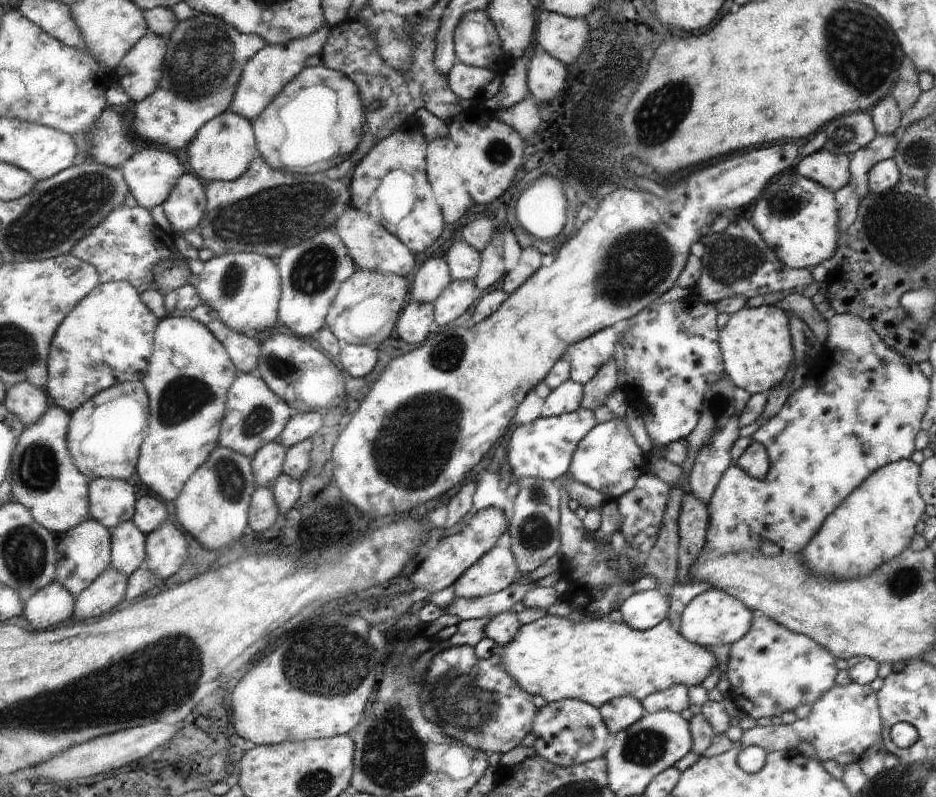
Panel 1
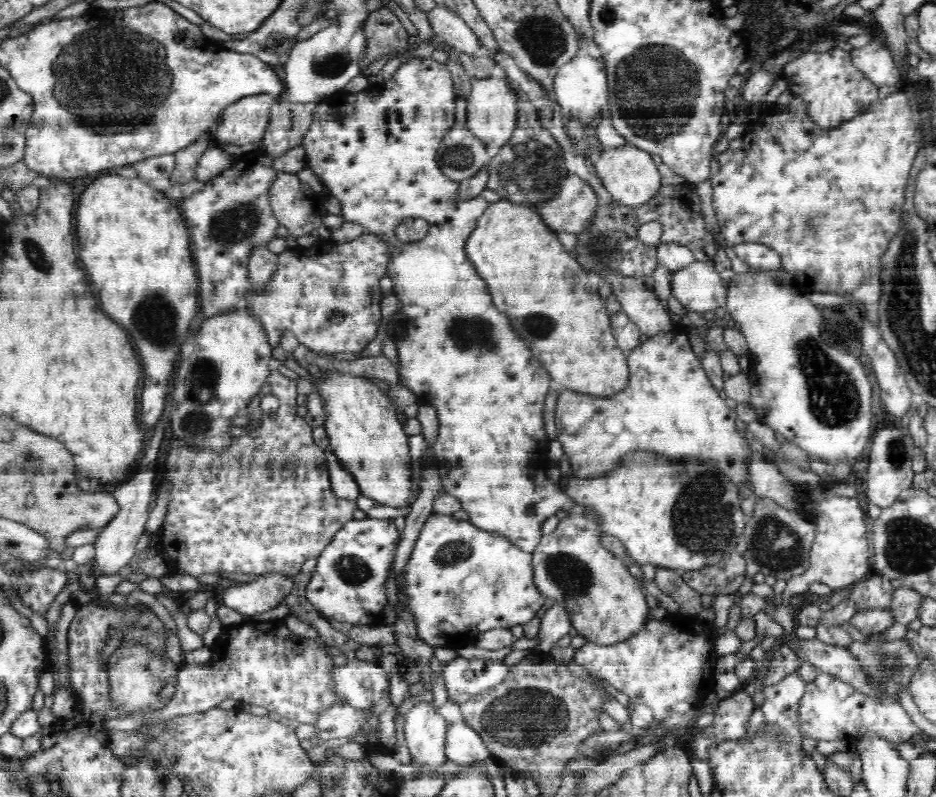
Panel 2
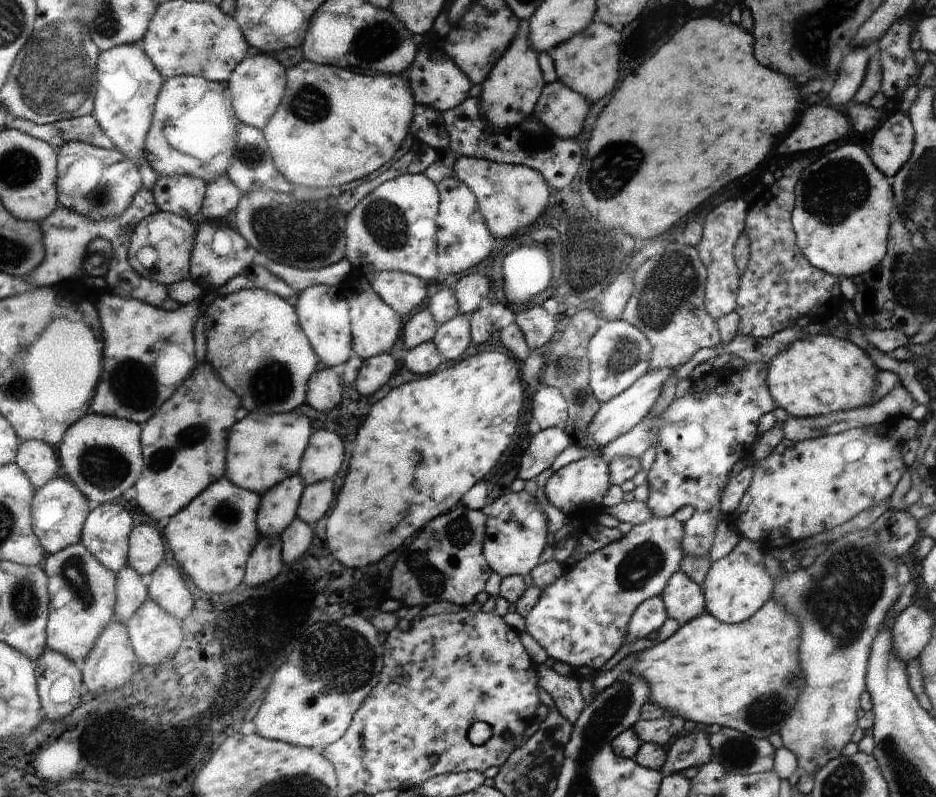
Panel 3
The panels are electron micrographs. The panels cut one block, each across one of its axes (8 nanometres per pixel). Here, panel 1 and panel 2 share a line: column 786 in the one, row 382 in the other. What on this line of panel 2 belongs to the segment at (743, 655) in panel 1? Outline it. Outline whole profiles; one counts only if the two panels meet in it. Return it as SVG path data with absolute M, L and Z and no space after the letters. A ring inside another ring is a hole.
M672 330L670 334L660 334L650 338L636 350L628 352L628 368L630 368L628 386L622 392L608 398L596 398L596 396L560 390L556 404L556 422L558 422L556 430L558 436L562 438L566 458L570 460L570 464L574 464L572 474L582 480L600 478L606 472L620 466L622 456L626 456L628 452L648 450L648 452L658 452L660 456L668 456L670 460L698 458L704 460L706 464L714 464L740 490L740 486L750 480L748 458L756 444L742 438L744 434L740 434L740 430L736 428L738 412L726 406L726 400L720 398L718 390L706 378L700 360L692 352L690 336Z

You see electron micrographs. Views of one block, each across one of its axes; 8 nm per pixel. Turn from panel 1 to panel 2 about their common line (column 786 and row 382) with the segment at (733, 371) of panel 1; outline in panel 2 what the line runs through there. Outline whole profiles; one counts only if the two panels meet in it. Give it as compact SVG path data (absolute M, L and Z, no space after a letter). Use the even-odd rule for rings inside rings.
M322 370L322 374L326 374L326 380L316 378L314 386L326 402L326 448L336 454L342 468L354 476L362 496L368 496L382 506L404 508L412 498L414 462L408 454L410 436L402 430L404 426L398 420L396 406L392 406L390 398L364 376L336 370Z

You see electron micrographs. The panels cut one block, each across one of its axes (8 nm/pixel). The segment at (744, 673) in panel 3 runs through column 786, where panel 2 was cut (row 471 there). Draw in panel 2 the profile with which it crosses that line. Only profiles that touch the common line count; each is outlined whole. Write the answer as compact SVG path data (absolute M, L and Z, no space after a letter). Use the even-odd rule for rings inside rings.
M634 450L622 456L620 466L602 478L576 478L568 484L562 480L558 486L580 506L594 508L600 512L598 526L602 534L618 536L628 556L638 564L652 564L656 568L674 568L680 572L698 570L704 566L718 564L724 554L732 554L742 540L744 528L748 526L748 518L740 510L742 498L738 496L738 488L728 476L724 476L714 464L706 464L698 458L674 458L660 456L658 452Z

